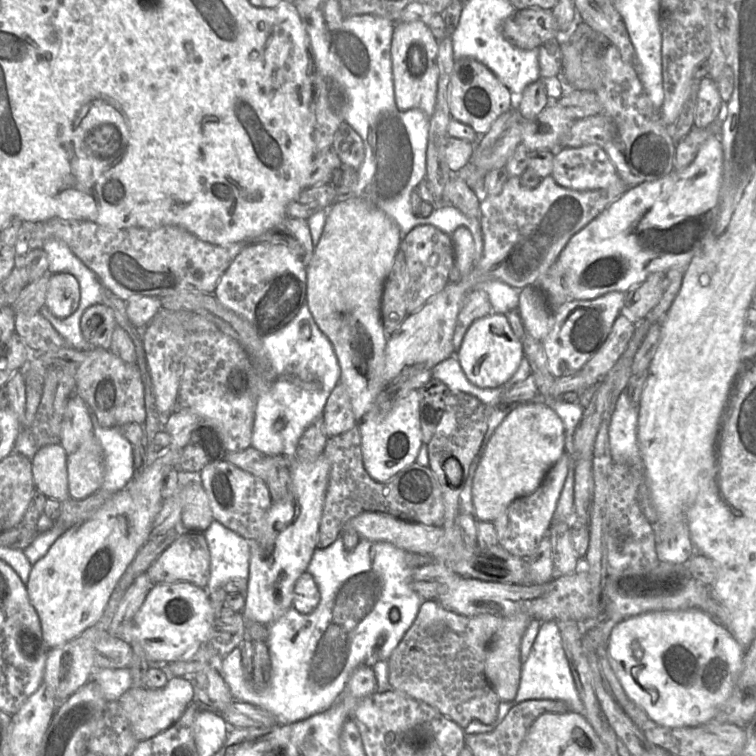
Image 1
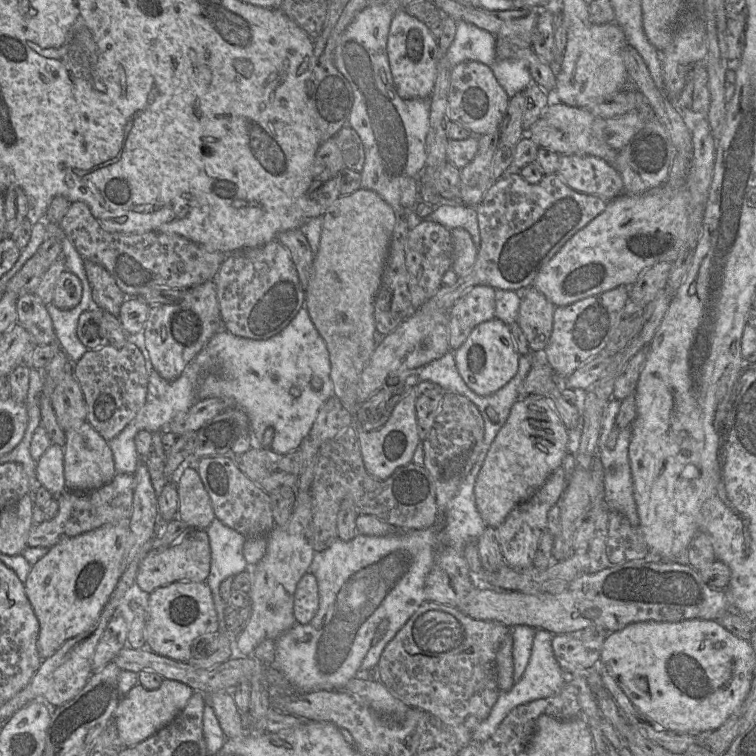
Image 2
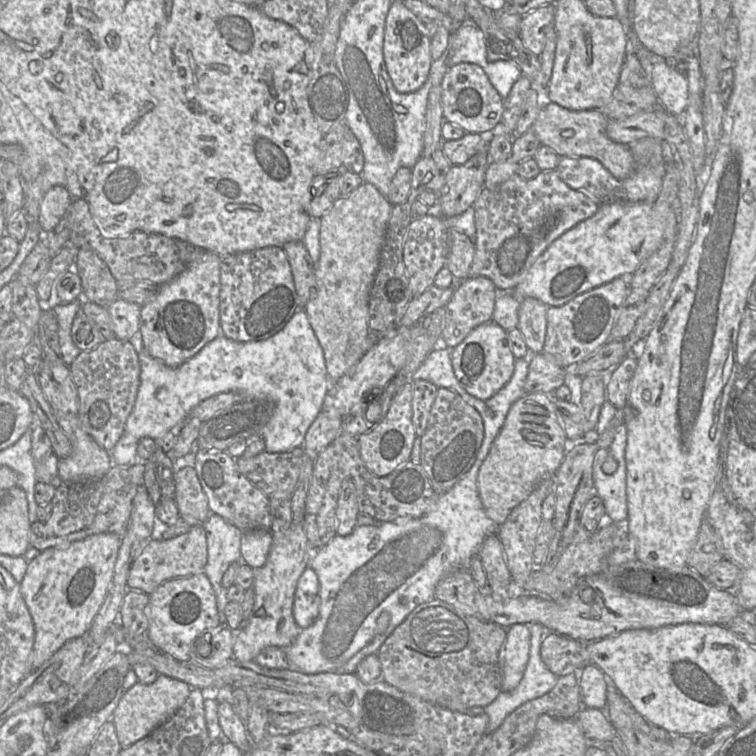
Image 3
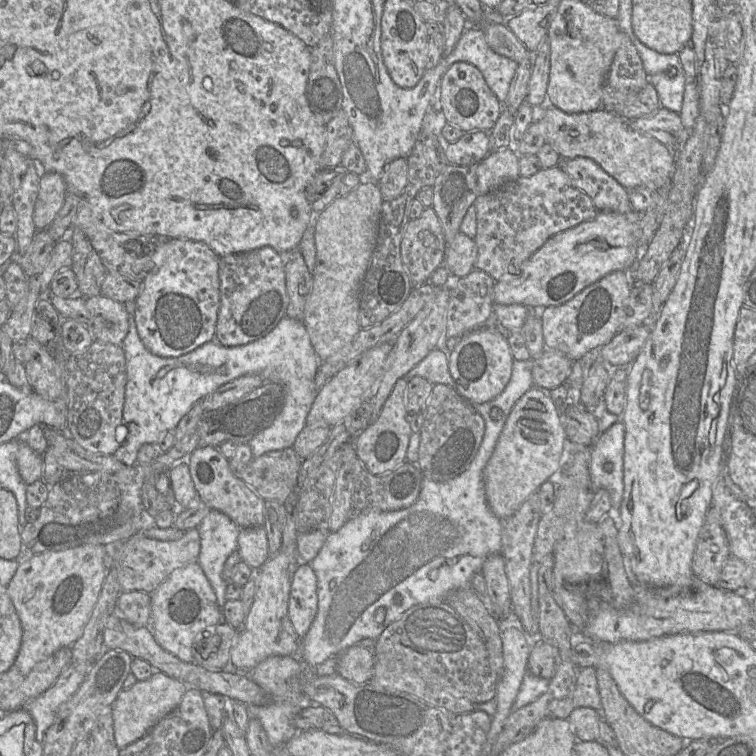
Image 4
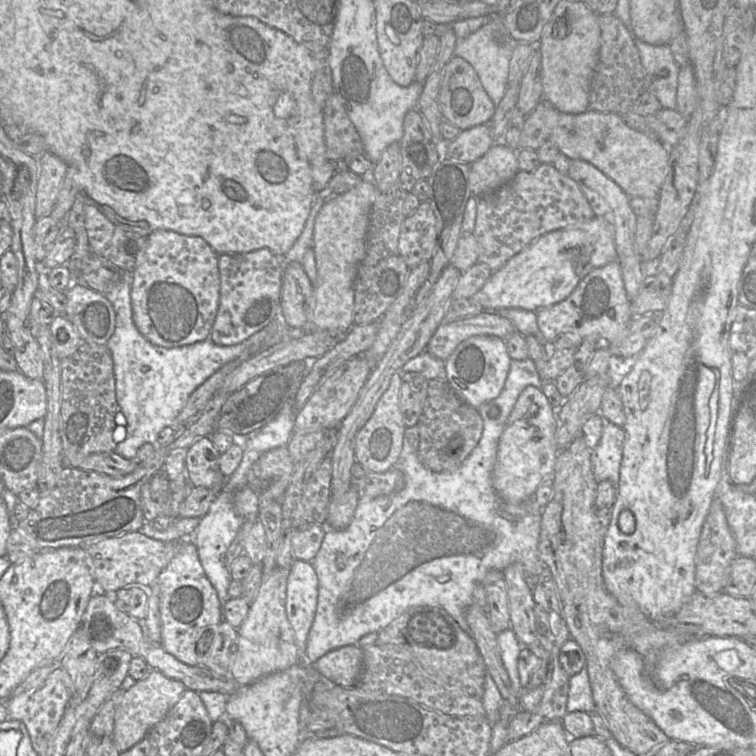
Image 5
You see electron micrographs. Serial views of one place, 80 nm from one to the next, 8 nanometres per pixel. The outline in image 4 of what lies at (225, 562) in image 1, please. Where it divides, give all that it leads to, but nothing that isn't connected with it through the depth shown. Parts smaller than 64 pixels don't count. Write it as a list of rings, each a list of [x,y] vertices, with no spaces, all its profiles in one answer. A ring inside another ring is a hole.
[[[211,510],[201,521],[197,529],[201,544],[198,563],[216,594],[218,606],[220,608],[219,623],[226,623],[223,607],[227,601],[226,587],[228,583],[223,579],[223,568],[227,558],[234,551],[238,550],[238,537],[241,528],[224,513],[217,510]]]

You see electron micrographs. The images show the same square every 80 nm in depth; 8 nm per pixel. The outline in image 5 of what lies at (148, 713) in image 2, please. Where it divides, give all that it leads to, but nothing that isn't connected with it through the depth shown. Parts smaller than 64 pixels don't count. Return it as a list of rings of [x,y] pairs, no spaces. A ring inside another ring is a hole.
[[[151,669],[148,675],[121,692],[115,714],[113,739],[117,750],[122,753],[139,743],[149,730],[160,722],[168,711],[179,701],[186,687],[180,681]]]

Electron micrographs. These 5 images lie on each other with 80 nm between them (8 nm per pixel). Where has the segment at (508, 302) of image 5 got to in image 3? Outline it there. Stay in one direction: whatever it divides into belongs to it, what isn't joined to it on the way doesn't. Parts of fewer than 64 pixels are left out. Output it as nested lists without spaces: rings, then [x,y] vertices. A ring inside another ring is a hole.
[[[616,201],[613,203],[607,203],[599,205],[598,211],[591,216],[590,218],[578,223],[576,226],[570,230],[563,233],[560,237],[554,240],[548,248],[536,259],[534,264],[528,270],[524,280],[520,282],[515,289],[513,294],[521,301],[524,297],[533,297],[537,298],[543,302],[547,307],[551,306],[562,306],[574,299],[576,296],[592,290],[600,285],[603,285],[611,280],[621,277],[626,273],[633,274],[639,265],[653,252],[655,252],[667,238],[675,238],[676,240],[676,226],[677,226],[677,212],[668,212],[668,213],[658,213],[654,209],[653,204],[649,203],[638,203],[626,201]]]

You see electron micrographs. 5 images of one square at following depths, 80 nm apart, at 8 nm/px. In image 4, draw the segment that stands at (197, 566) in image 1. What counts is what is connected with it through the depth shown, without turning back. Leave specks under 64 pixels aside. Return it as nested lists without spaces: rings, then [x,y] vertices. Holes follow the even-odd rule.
[[[197,528],[187,530],[182,538],[175,541],[154,540],[138,532],[126,541],[105,545],[104,566],[106,572],[112,566],[117,568],[122,591],[140,591],[151,595],[174,570],[198,562],[200,546]]]

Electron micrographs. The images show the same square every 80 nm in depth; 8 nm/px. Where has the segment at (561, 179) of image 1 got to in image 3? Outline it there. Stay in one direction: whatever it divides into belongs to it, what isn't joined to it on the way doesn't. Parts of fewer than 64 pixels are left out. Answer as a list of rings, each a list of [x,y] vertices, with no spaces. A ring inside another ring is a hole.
[[[563,156],[560,157],[556,170],[561,179],[569,187],[585,193],[599,205],[627,200],[622,181],[615,178],[613,174],[595,158]]]

